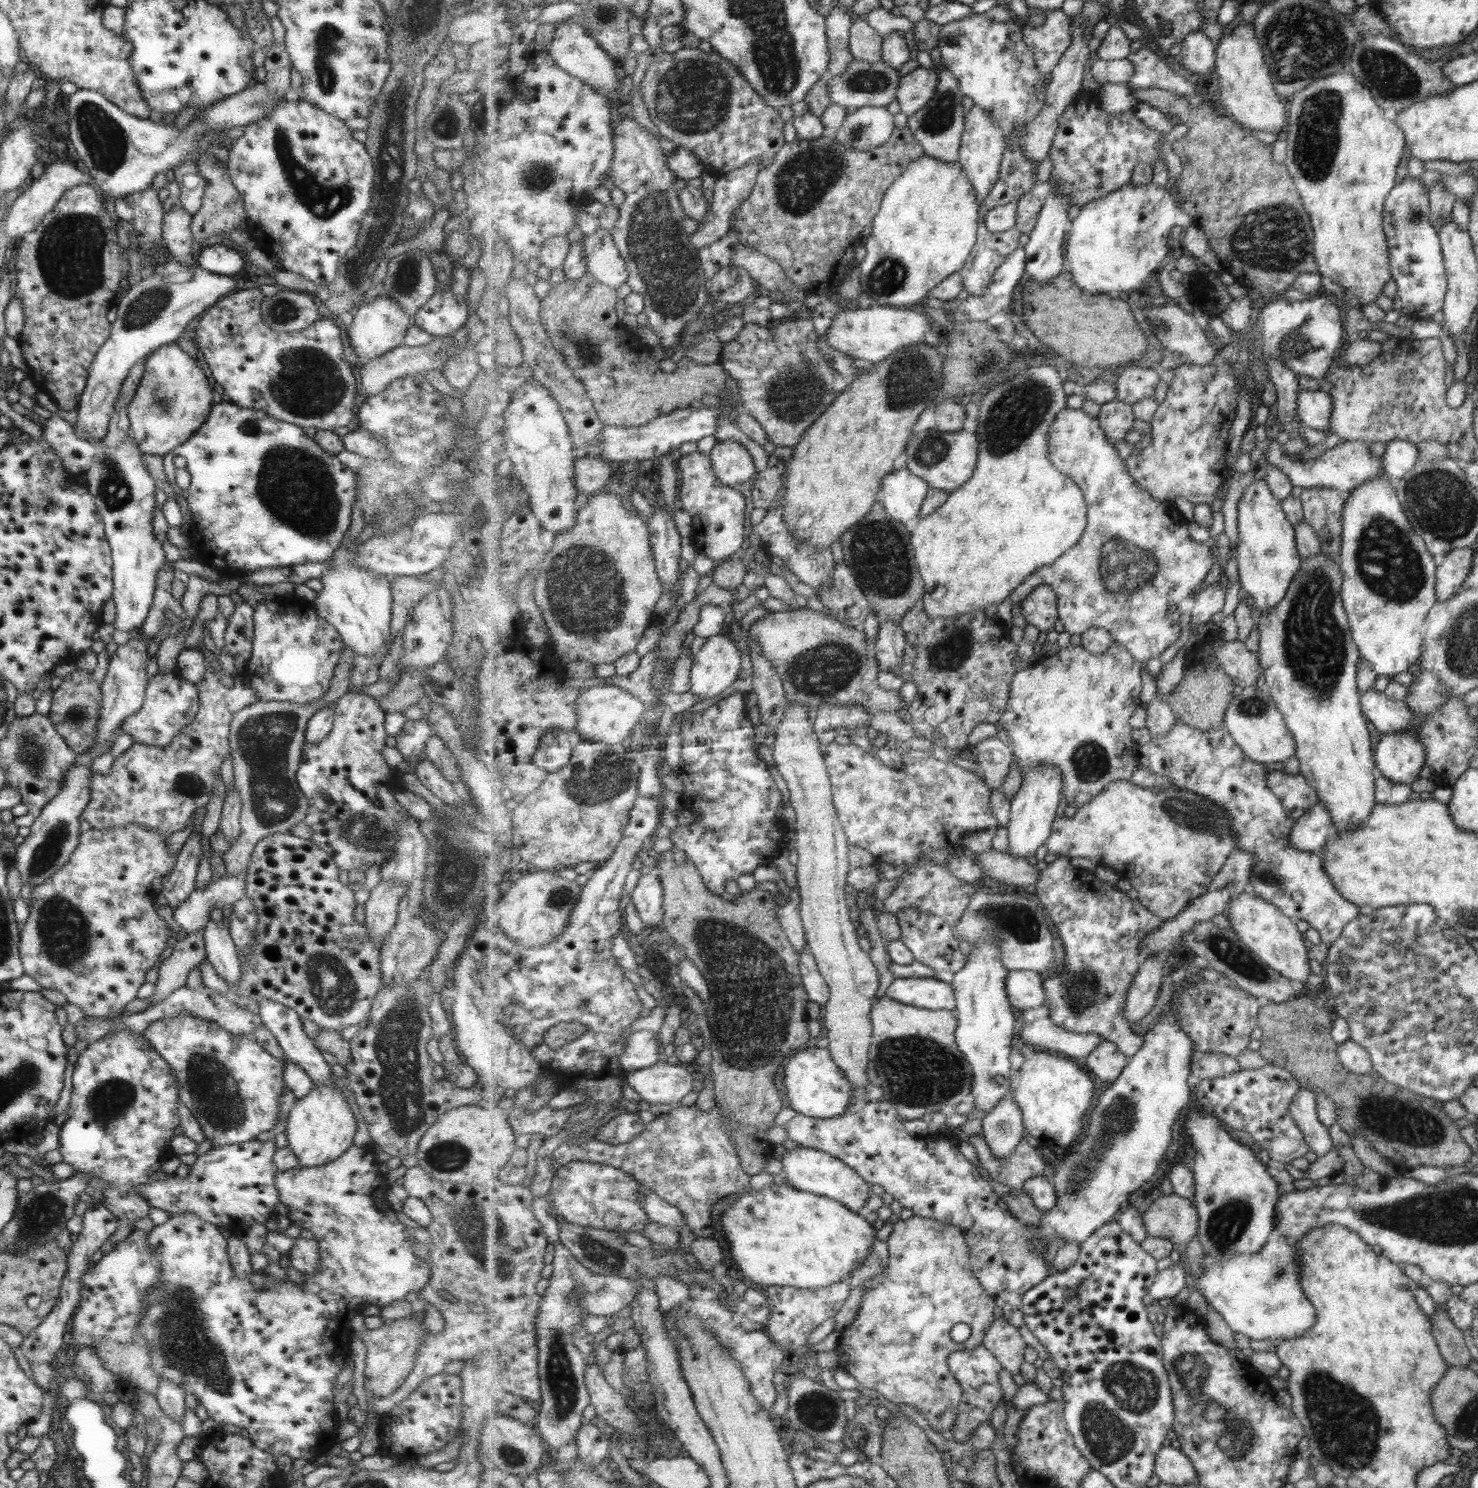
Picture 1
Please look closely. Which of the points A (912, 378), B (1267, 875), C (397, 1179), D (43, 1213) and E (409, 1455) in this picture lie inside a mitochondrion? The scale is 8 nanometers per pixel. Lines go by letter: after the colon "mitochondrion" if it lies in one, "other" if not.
A: mitochondrion
B: mitochondrion
C: other
D: mitochondrion
E: other

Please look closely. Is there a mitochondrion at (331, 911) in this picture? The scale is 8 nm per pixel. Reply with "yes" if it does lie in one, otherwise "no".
no

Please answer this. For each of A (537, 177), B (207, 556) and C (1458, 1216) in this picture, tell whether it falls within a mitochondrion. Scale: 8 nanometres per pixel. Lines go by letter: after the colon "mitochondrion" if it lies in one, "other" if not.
A: mitochondrion
B: other
C: mitochondrion

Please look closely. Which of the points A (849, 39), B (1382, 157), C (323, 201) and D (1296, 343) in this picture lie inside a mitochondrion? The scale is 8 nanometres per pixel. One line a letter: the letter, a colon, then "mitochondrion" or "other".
A: other
B: other
C: mitochondrion
D: mitochondrion

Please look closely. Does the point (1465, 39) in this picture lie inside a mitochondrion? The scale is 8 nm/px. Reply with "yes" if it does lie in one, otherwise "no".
no

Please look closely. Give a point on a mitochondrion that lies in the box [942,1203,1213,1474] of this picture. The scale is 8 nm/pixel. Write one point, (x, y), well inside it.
(1129, 1389)

